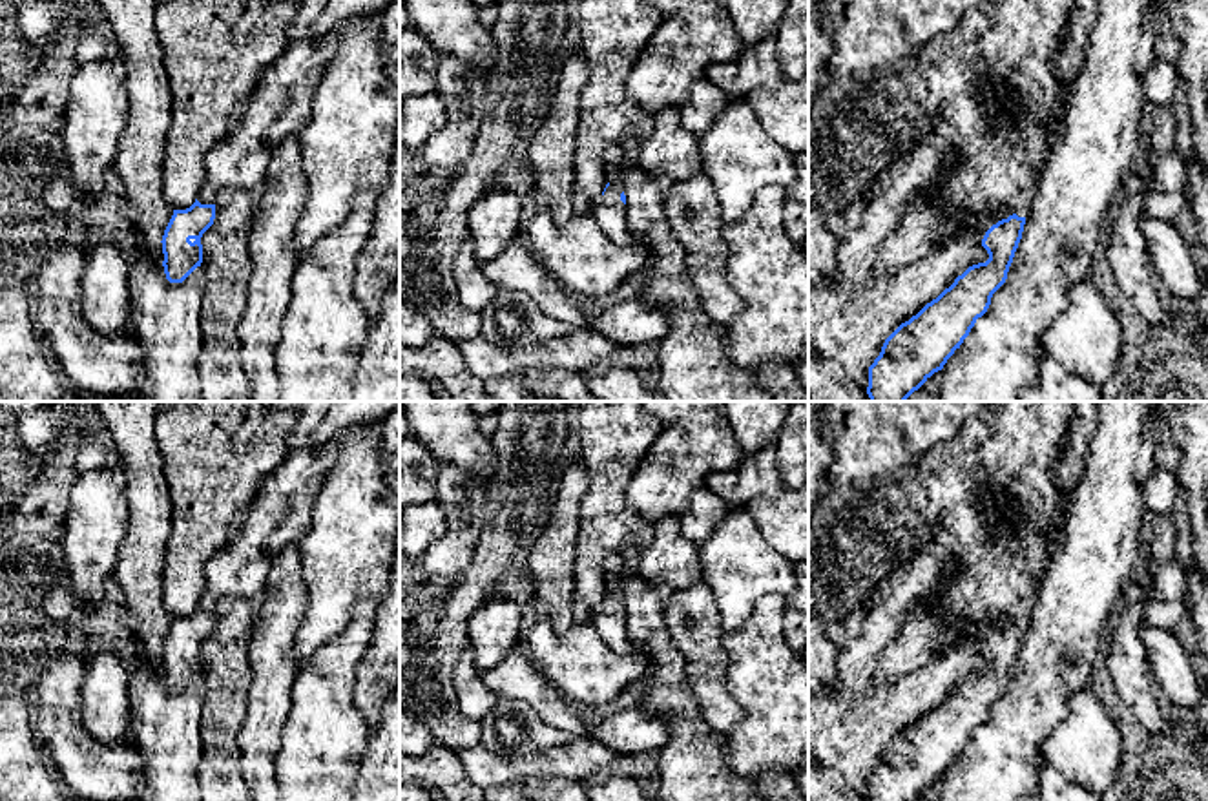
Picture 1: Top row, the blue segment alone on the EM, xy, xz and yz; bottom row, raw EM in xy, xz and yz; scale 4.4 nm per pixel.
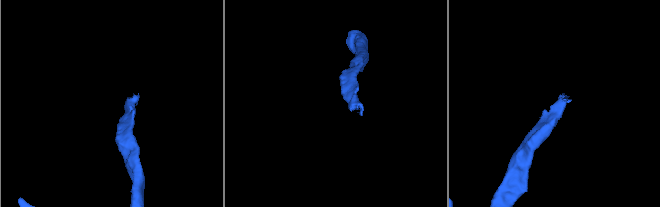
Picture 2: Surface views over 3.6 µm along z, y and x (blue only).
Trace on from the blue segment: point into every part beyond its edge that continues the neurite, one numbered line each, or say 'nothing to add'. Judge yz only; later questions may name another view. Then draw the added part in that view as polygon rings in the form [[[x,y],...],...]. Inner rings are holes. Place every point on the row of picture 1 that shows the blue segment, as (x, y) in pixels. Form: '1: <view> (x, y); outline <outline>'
nothing to add

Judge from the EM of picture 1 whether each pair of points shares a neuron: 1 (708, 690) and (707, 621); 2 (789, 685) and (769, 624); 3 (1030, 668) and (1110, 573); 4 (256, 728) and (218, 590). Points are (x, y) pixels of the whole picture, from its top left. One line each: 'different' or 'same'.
1: same
2: same
3: same
4: different

